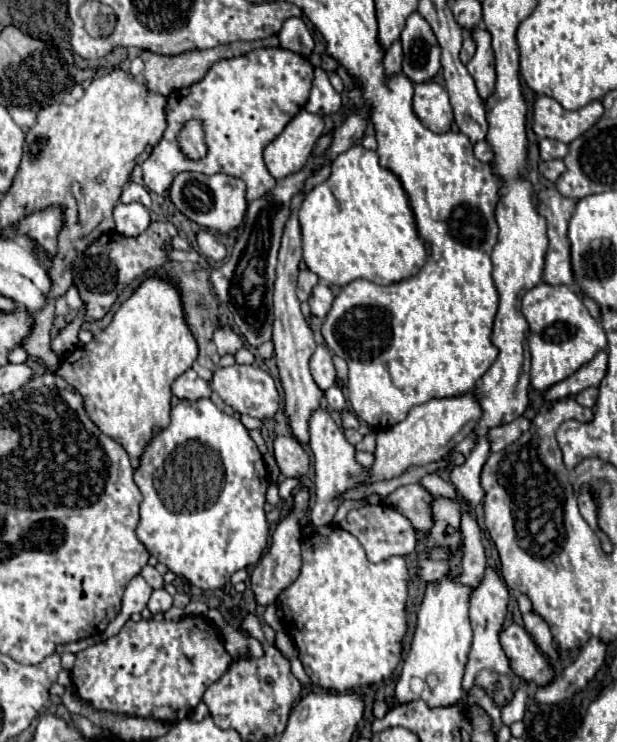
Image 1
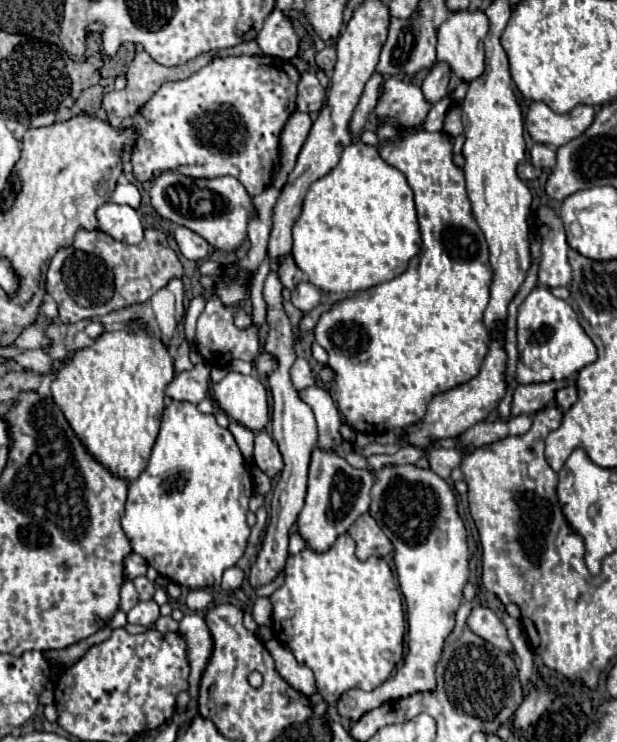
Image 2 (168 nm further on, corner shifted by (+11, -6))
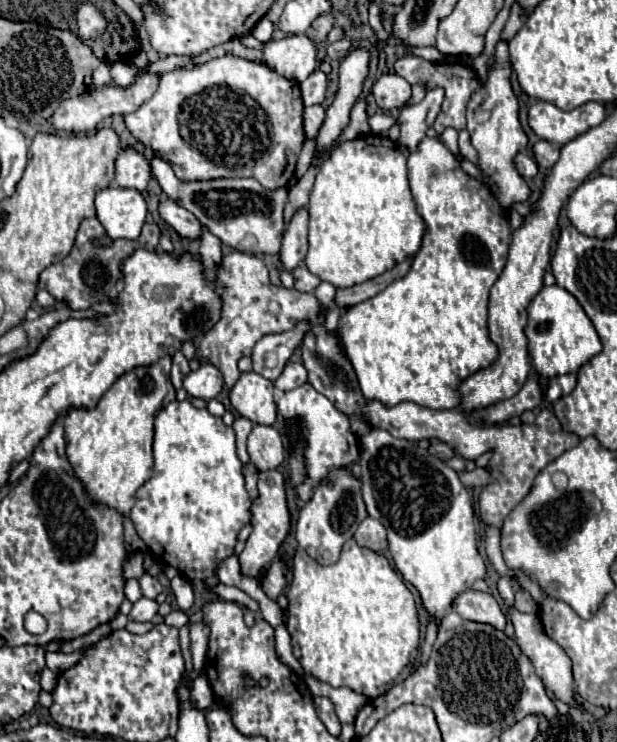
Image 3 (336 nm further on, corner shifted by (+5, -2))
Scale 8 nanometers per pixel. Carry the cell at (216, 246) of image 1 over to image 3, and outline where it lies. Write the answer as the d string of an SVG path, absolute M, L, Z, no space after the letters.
M162 194L162 198L160 198L158 212L160 212L160 218L166 224L170 224L180 236L198 238L202 234L198 218L194 218L194 214L190 214L180 202L174 202L172 198L166 198L166 194Z

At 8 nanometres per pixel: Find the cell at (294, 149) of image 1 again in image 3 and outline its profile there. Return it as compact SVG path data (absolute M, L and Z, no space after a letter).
M322 104L308 106L304 110L304 132L306 132L306 138L316 138L324 118L326 118L326 110L322 108Z

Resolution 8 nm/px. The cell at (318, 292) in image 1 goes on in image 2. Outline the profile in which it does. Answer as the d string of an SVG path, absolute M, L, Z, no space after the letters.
M300 282L296 286L296 290L292 292L292 304L302 310L304 314L308 314L310 310L314 310L320 304L320 290L316 286L312 286L310 282Z

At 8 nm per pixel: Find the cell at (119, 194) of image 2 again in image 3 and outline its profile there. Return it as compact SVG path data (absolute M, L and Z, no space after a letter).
M132 146L122 148L116 158L114 184L118 184L120 188L136 188L136 190L144 192L150 178L152 178L152 170L150 170L150 162L144 158L144 154L134 150Z

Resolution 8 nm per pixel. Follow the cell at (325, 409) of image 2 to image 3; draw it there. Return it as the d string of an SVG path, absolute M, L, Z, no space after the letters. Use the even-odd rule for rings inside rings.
M308 382L302 384L302 386L298 386L298 388L294 388L294 390L288 390L288 392L282 392L282 394L280 394L280 398L278 398L278 414L284 418L286 428L292 430L292 432L288 434L288 444L296 450L296 446L304 442L304 448L302 448L304 454L302 454L302 458L304 458L306 478L296 486L296 494L298 494L298 498L300 498L302 502L308 502L308 500L312 498L314 490L316 490L320 484L332 486L332 484L328 482L328 476L330 476L332 470L336 470L336 468L348 468L350 464L354 464L354 462L358 460L358 456L360 456L358 438L356 438L356 436L352 434L352 430L350 430L350 420L348 420L348 416L342 414L340 410L336 410L336 406L334 406L324 394L316 392ZM296 426L300 428L300 432L294 432Z

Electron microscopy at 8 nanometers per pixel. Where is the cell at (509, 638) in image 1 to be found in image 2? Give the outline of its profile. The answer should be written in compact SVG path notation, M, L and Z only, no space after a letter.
M476 606L468 618L468 626L472 632L476 632L480 638L484 638L486 642L494 644L496 648L504 650L504 654L514 654L514 646L508 640L508 632L506 626L502 624L502 620L488 608L484 606Z

